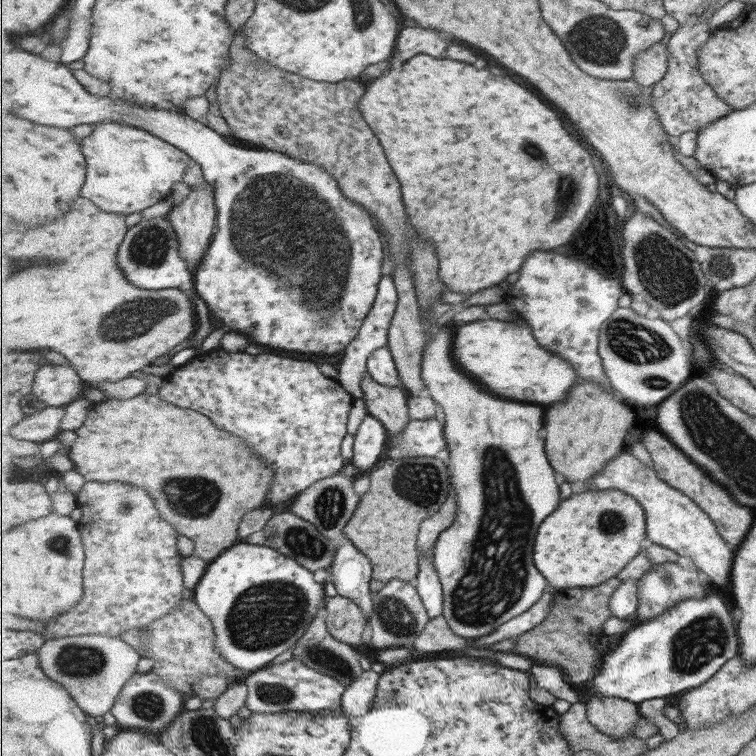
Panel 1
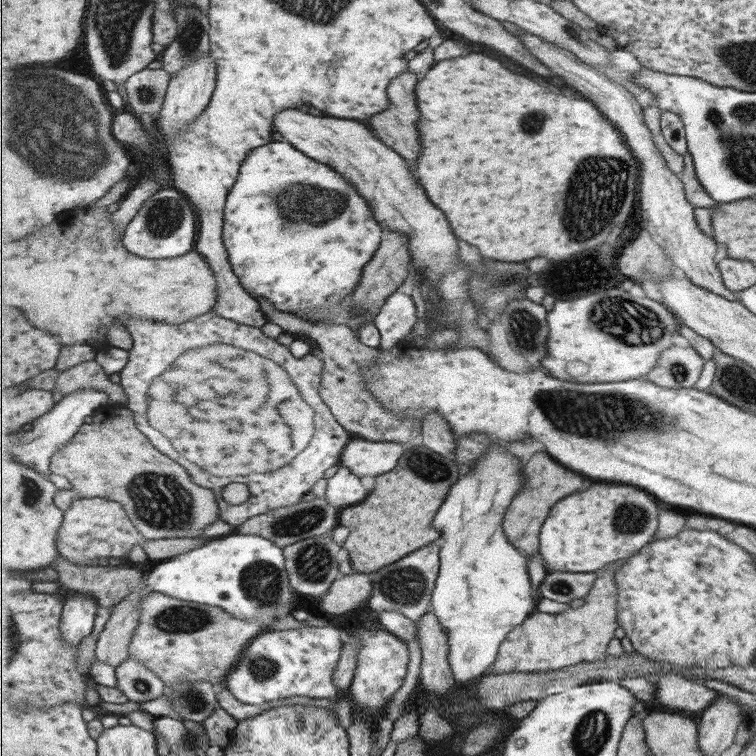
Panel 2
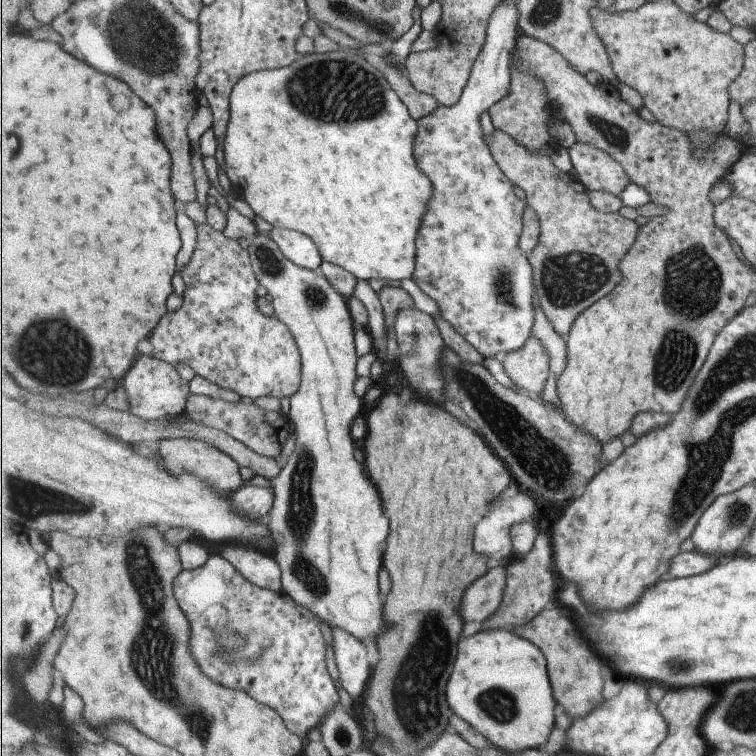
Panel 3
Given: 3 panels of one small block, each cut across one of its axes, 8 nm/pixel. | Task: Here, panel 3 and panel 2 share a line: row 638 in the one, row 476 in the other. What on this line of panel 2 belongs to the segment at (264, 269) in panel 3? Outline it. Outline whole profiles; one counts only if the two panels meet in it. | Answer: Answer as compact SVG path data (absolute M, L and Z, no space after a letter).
M354 437L343 451L340 466L348 466L359 478L379 476L399 464L405 448L399 442L373 442Z

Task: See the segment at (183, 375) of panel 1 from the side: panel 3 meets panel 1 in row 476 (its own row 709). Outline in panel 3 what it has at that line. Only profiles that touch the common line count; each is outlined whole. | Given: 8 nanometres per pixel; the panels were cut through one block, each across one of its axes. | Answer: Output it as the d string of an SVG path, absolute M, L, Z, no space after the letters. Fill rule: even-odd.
M216 554L209 556L201 568L179 574L174 581L174 594L190 620L190 650L203 662L201 666L205 674L269 704L300 738L307 737L311 729L319 728L323 718L339 706L339 692L327 670L327 643L321 632L321 619L307 608L300 607L284 590L275 592L257 586L227 558ZM221 632L247 646L239 656L239 674L233 674L231 662L229 668L225 666L227 654L219 650ZM253 650L255 678L243 678L241 672L247 672L247 664L251 662L247 652L253 654Z

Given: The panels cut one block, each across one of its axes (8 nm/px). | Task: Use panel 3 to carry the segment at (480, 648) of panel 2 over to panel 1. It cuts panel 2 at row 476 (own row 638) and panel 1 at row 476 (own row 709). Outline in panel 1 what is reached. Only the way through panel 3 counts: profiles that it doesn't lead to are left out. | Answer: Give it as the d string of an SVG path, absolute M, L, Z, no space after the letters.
M436 324L423 351L426 394L442 407L448 464L459 502L455 524L443 531L437 540L433 564L444 590L443 615L451 629L463 638L479 638L527 612L547 592L549 582L533 564L533 546L541 522L559 508L561 492L546 452L546 408L542 404L521 400L509 402L510 399L495 396L467 374L453 354L455 325L459 324Z

